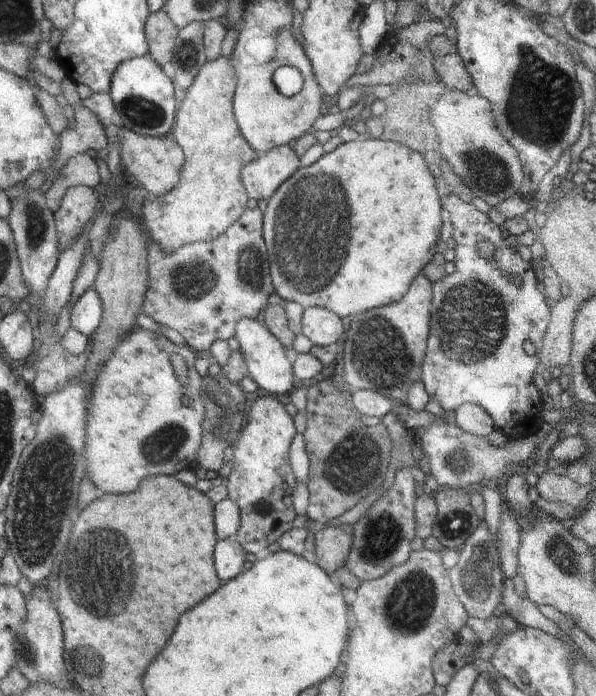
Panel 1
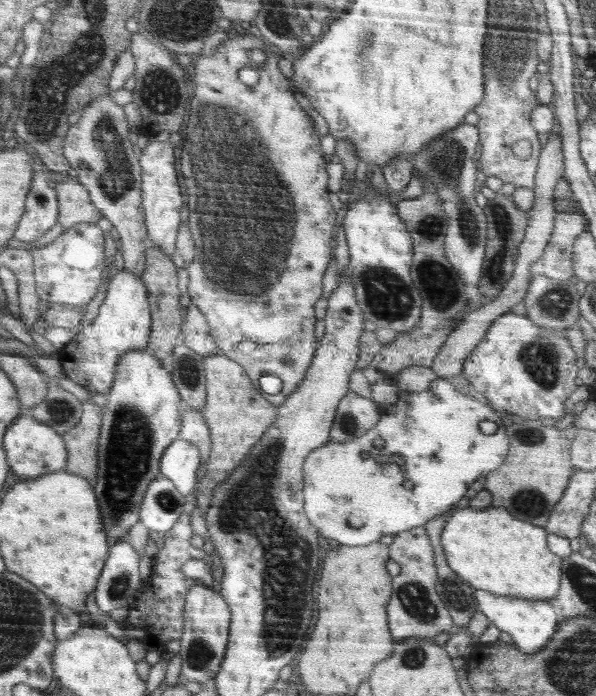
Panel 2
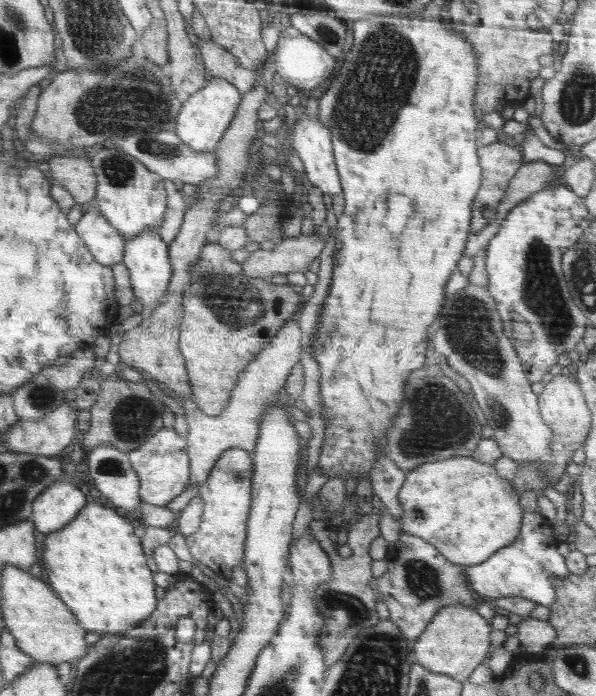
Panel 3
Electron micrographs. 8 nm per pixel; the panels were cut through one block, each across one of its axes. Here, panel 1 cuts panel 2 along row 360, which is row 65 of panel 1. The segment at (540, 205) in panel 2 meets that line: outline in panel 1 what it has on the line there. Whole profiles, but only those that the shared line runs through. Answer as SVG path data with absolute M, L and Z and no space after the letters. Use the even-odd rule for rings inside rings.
M458 52L436 56L434 60L436 74L446 90L456 89L463 93L476 93L473 78L464 66L464 61Z

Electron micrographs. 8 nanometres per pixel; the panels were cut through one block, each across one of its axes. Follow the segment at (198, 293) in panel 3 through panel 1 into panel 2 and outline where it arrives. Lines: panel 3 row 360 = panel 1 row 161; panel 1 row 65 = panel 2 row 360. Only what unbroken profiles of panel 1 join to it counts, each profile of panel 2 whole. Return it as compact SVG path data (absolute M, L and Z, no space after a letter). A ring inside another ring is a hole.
M212 354L202 358L206 373L206 402L202 409L204 420L210 429L212 441L210 456L205 463L205 470L198 483L197 507L204 513L214 501L212 494L237 467L240 467L244 458L251 452L268 426L278 418L278 408L270 404L264 393L255 385L243 366L224 354Z

